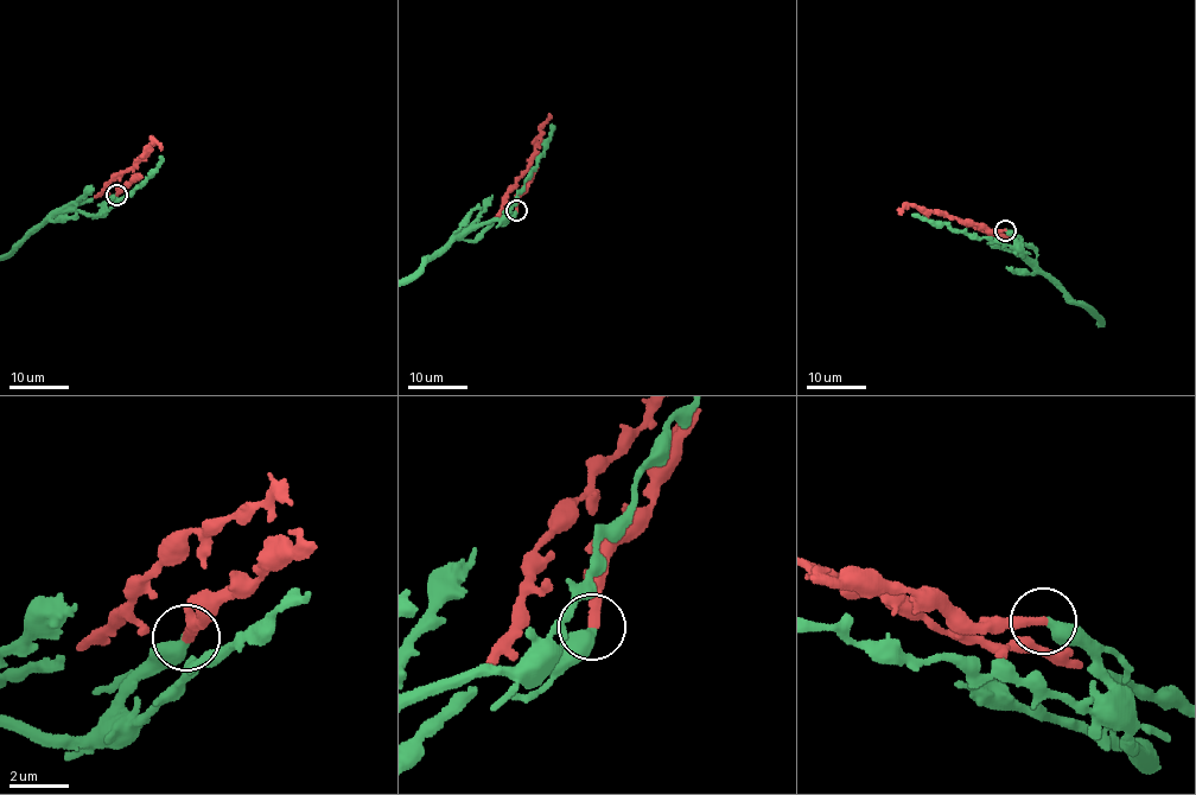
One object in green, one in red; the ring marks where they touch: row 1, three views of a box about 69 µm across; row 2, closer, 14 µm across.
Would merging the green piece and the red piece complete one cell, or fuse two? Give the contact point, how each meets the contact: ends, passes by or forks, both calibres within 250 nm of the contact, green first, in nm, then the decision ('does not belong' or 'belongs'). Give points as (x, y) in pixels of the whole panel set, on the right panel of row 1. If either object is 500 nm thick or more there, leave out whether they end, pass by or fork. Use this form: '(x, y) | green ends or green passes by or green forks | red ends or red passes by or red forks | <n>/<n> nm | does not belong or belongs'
(1005, 230) | 500/320 nm | belongs

